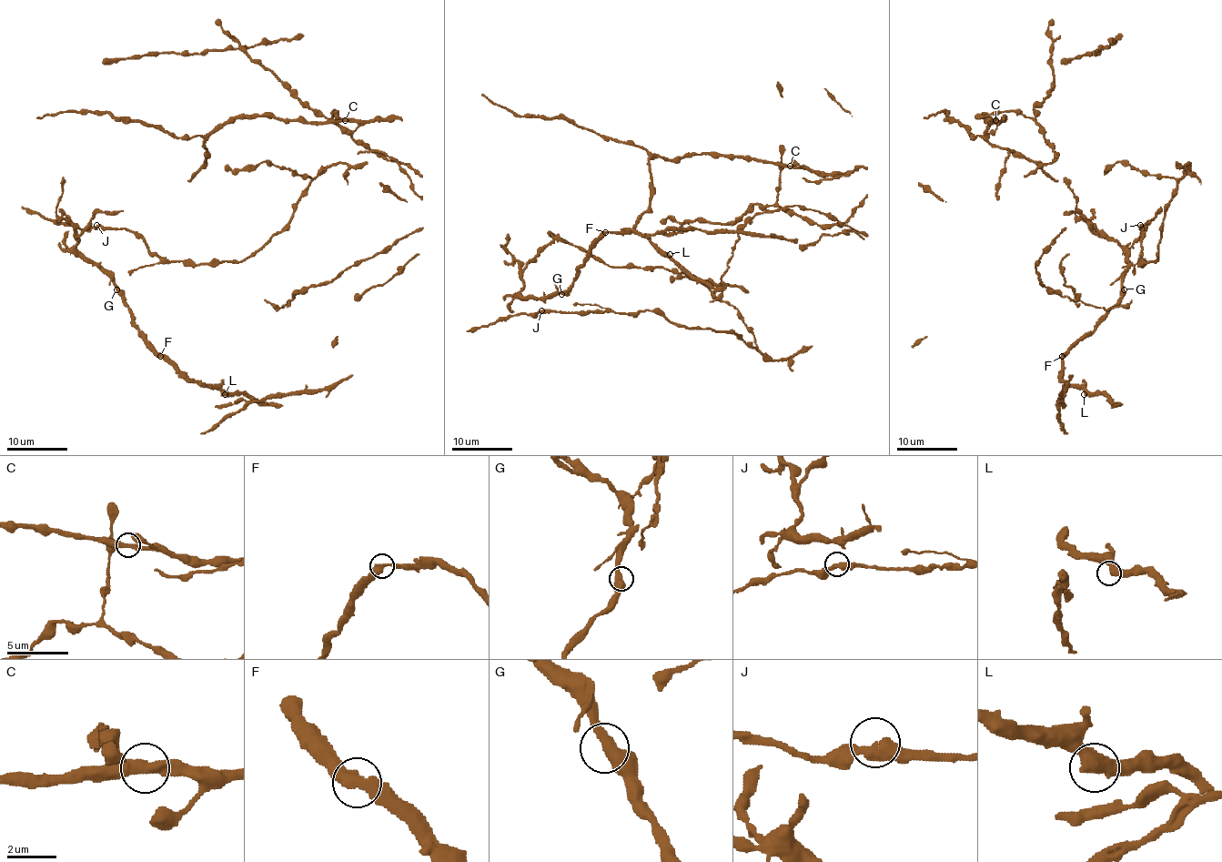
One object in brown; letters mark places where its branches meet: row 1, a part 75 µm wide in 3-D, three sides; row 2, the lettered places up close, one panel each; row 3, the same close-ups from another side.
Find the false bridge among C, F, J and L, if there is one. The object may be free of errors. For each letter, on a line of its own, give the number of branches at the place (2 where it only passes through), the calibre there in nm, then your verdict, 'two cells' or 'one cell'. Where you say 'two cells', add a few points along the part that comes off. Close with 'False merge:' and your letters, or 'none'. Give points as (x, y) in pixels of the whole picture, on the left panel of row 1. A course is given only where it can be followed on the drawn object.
C: 2 branches meet; 420 nm thick; one cell
F: 2 branches meet; 440 nm thick; one cell
J: 2 branches meet; 440 nm thick; one cell
L: 2 branches meet; 480 nm thick; one cell
False merge: none

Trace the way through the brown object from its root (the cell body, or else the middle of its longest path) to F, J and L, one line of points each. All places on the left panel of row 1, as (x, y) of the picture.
F: (285, 225), (243, 260), (206, 265), (162, 260), (124, 228), (72, 227), (65, 243), (112, 279), (160, 356)
J: (285, 225), (243, 260), (210, 261), (206, 265), (162, 260), (133, 233), (124, 228), (99, 228), (96, 225)
L: (285, 225), (243, 260), (206, 265), (162, 260), (124, 228), (67, 233), (140, 335), (225, 394)

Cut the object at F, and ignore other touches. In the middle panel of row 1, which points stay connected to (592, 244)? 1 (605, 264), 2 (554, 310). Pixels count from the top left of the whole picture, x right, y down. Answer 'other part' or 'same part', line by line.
1: other part
2: other part

